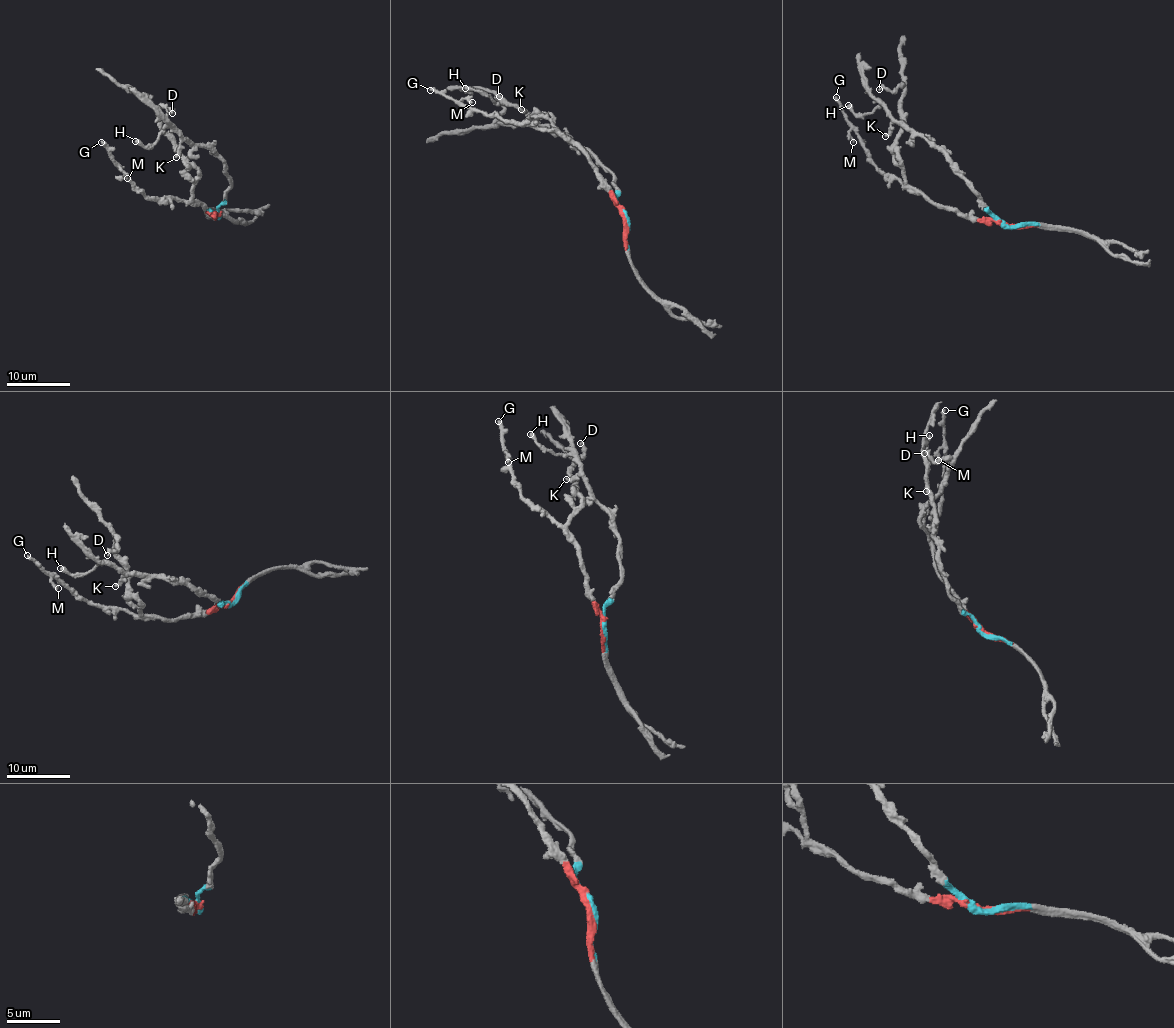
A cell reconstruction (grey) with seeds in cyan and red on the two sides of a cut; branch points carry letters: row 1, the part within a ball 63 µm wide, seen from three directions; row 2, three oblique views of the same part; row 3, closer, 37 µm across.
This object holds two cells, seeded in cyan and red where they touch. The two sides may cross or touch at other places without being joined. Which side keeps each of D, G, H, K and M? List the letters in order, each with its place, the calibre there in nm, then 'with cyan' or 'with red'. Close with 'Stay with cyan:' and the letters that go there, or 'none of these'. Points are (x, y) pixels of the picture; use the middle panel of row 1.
D: place (499, 96); calibre 340 nm; with red
G: place (430, 90); calibre 340 nm; with red
H: place (465, 88); calibre 460 nm; with cyan
K: place (521, 109); calibre 280 nm; with cyan
M: place (472, 102); calibre 240 nm; with red
Stay with cyan: H, K

